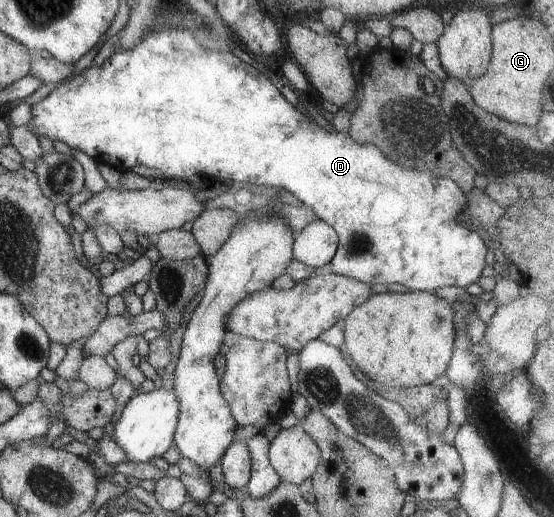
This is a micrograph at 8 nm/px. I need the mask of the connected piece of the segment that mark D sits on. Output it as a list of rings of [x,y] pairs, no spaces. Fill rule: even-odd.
[[[167,27],[148,33],[142,40],[130,50],[114,53],[100,66],[91,64],[57,88],[54,88],[40,102],[31,106],[30,122],[27,129],[35,136],[48,136],[50,140],[60,140],[68,144],[74,150],[81,150],[94,158],[97,163],[104,163],[120,170],[121,173],[130,171],[135,166],[143,166],[159,171],[166,177],[191,177],[198,175],[205,177],[213,184],[220,185],[227,182],[244,182],[256,186],[273,186],[284,188],[292,192],[304,205],[315,212],[318,219],[327,222],[339,236],[334,258],[328,267],[335,275],[350,277],[363,282],[375,290],[386,289],[390,284],[402,284],[408,290],[434,293],[437,288],[444,286],[461,286],[466,288],[474,284],[480,278],[485,267],[487,246],[479,236],[477,227],[469,228],[458,222],[460,212],[466,211],[466,198],[463,190],[450,179],[434,177],[432,173],[416,172],[394,164],[391,159],[385,157],[378,147],[374,145],[362,145],[351,139],[348,135],[336,132],[326,132],[322,127],[310,122],[300,113],[293,104],[290,104],[275,86],[256,68],[248,66],[232,53],[209,51],[202,48],[196,37],[187,30]]]

